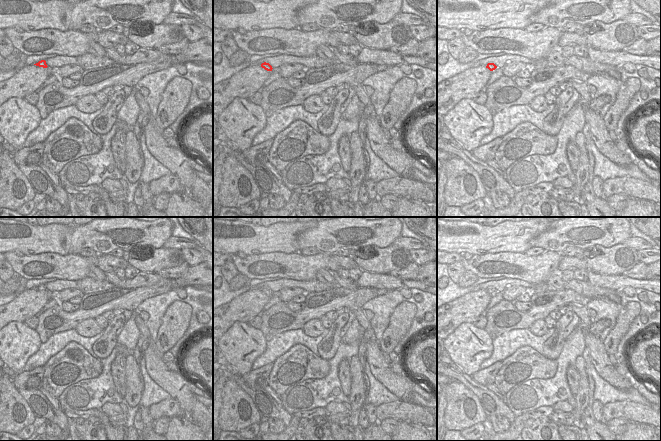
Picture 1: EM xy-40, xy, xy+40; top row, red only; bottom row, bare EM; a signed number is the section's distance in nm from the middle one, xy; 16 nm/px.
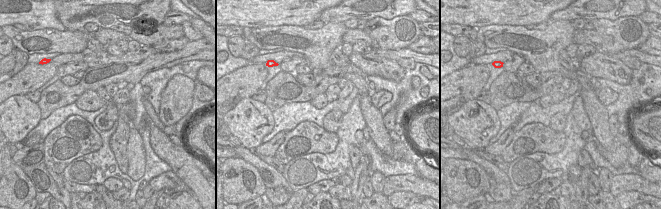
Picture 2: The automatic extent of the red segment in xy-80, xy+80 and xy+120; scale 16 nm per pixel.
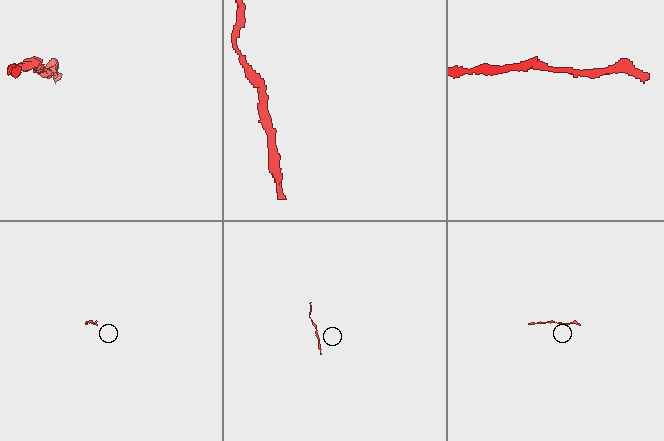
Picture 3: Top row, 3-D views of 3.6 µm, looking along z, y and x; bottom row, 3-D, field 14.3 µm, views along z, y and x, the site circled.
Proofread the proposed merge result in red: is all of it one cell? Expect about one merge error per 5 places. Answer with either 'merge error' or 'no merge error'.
no merge error

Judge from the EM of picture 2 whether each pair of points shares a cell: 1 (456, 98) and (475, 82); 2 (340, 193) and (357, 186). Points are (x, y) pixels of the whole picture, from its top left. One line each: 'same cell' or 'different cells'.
1: same cell
2: different cells

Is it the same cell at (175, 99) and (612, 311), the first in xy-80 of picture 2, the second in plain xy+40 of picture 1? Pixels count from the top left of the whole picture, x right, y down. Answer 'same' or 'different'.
different

